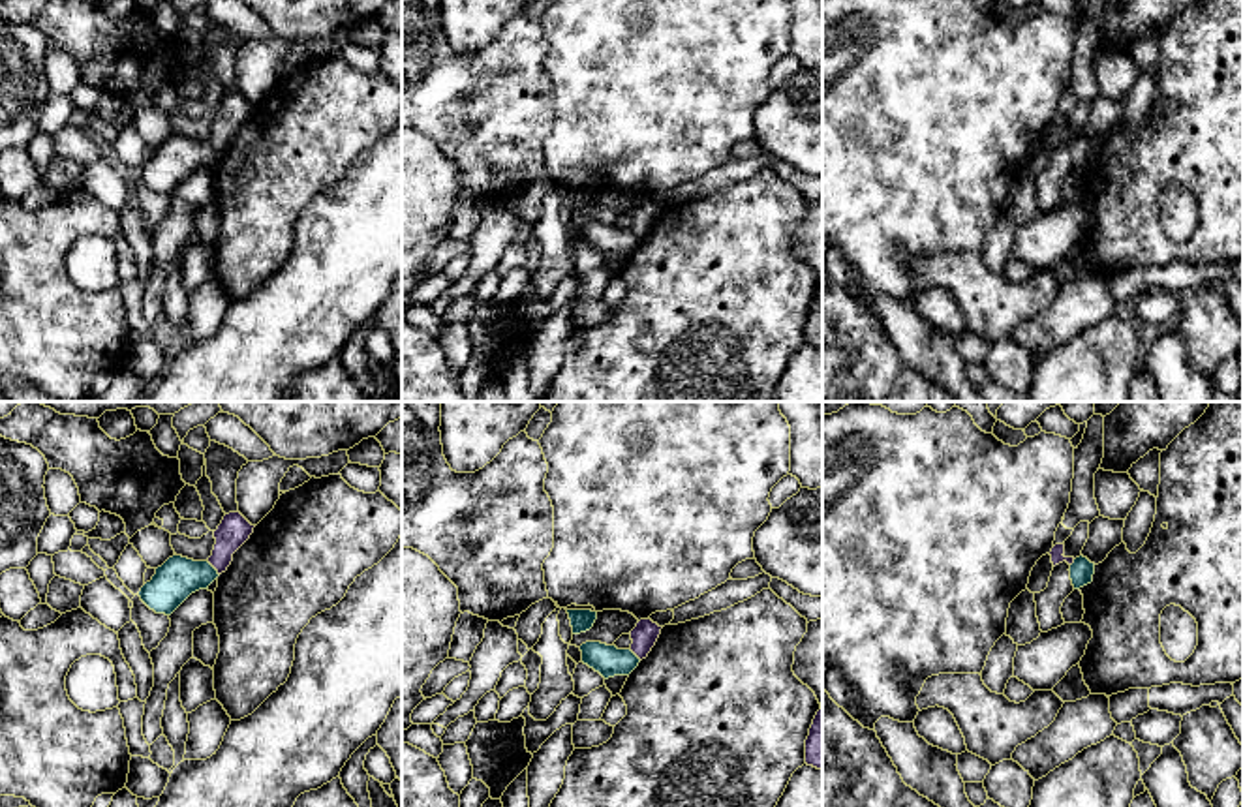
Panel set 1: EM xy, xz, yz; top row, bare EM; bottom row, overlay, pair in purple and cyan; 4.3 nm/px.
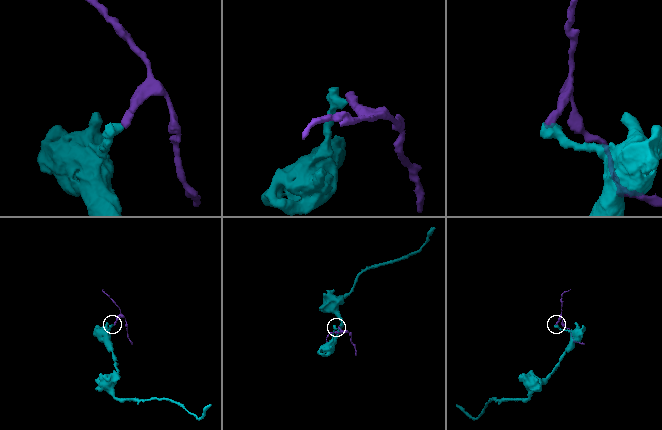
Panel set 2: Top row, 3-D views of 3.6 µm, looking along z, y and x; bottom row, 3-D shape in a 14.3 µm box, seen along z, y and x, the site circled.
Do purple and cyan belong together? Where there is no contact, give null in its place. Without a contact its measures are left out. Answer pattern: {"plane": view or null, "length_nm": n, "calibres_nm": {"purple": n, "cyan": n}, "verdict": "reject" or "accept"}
{"plane": "xy", "length_nm": 80, "calibres_nm": {"purple": 140, "cyan": 180}, "verdict": "reject"}

